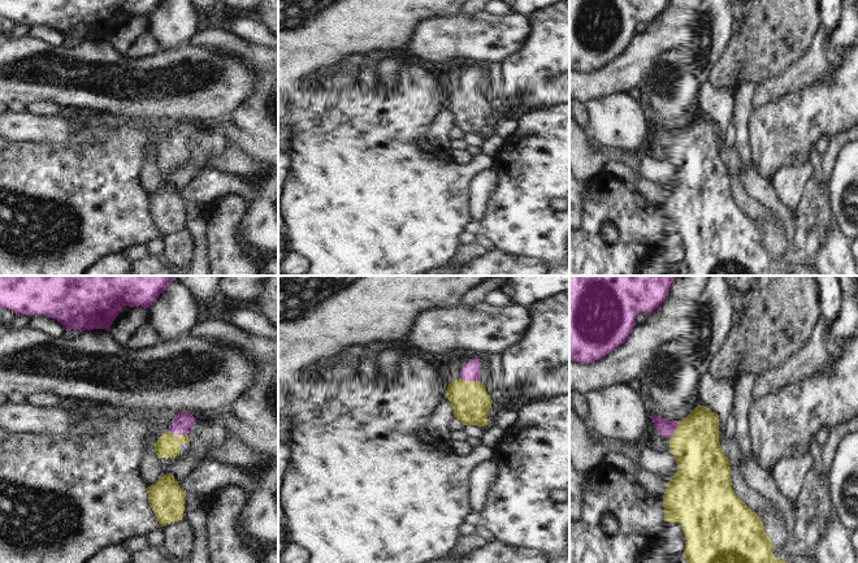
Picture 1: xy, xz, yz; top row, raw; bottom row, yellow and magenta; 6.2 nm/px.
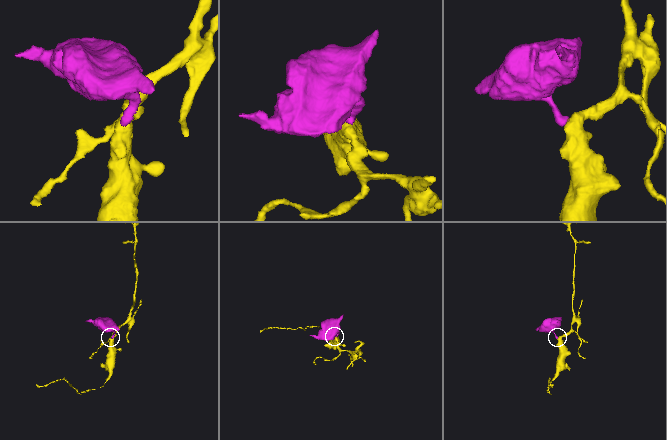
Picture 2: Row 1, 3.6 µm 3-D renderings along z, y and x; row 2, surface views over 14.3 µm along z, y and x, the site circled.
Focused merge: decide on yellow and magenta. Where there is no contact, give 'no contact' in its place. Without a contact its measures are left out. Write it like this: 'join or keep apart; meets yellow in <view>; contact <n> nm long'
join; meets yellow in xz; contact 110 nm long

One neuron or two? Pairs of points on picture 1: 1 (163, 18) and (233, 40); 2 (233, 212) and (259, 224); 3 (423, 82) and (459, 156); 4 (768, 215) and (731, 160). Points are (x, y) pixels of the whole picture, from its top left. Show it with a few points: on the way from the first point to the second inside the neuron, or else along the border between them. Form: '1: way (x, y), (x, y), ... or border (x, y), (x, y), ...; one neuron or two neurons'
1: border (196, 30), (187, 40); two neurons
2: border (247, 206), (234, 228), (246, 245); two neurons
3: border (446, 151), (458, 164), (462, 164), (472, 152); two neurons
4: way (753, 207), (739, 193), (736, 176); one neuron

